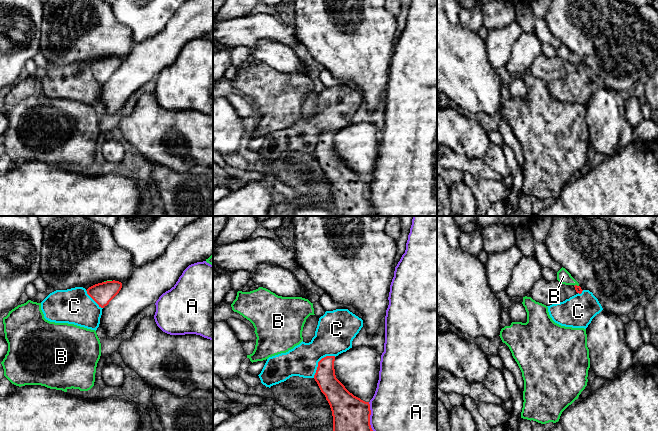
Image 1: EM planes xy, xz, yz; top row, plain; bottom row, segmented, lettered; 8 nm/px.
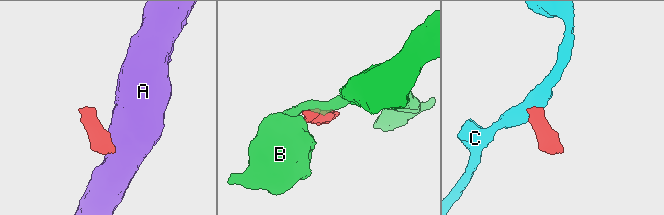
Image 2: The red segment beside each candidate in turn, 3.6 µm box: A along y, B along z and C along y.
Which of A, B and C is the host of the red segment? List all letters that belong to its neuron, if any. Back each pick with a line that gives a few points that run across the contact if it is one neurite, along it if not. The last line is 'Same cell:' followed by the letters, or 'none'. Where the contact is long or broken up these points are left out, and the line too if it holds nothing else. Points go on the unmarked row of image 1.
Same cell: none

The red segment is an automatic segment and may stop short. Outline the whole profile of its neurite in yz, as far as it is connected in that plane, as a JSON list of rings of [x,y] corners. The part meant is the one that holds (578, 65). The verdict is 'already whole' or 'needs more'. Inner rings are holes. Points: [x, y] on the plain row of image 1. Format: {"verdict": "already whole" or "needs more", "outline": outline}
{"verdict": "needs more", "outline": [[[541,54],[534,59],[529,70],[536,78],[550,82],[563,78],[578,69],[581,70],[582,67],[581,63],[577,61],[565,61],[558,56],[546,57]]]}

